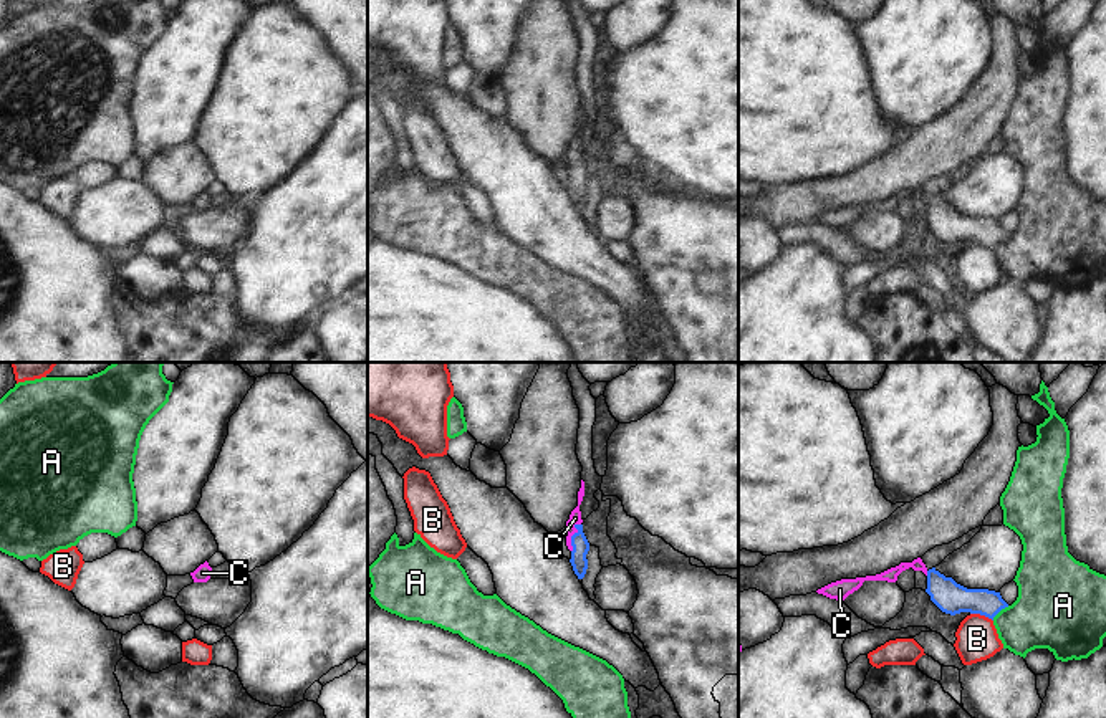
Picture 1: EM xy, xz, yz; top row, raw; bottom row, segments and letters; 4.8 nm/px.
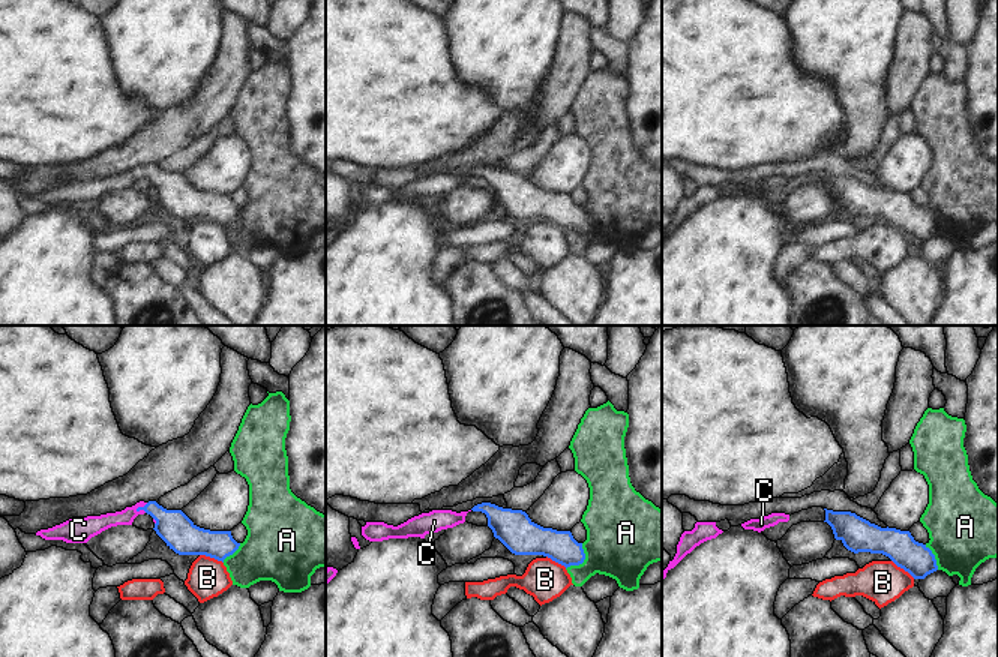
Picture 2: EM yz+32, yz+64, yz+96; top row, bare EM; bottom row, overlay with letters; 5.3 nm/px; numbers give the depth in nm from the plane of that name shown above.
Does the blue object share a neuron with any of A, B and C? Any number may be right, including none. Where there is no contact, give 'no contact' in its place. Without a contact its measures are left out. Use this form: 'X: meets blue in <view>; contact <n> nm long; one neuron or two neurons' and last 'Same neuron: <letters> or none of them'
A: meets blue in yz; contact 110 nm long; two neurons
B: meets blue in yz; contact 120 nm long; two neurons
C: meets blue in xz; contact 150 nm long; one neuron
Same neuron: C

